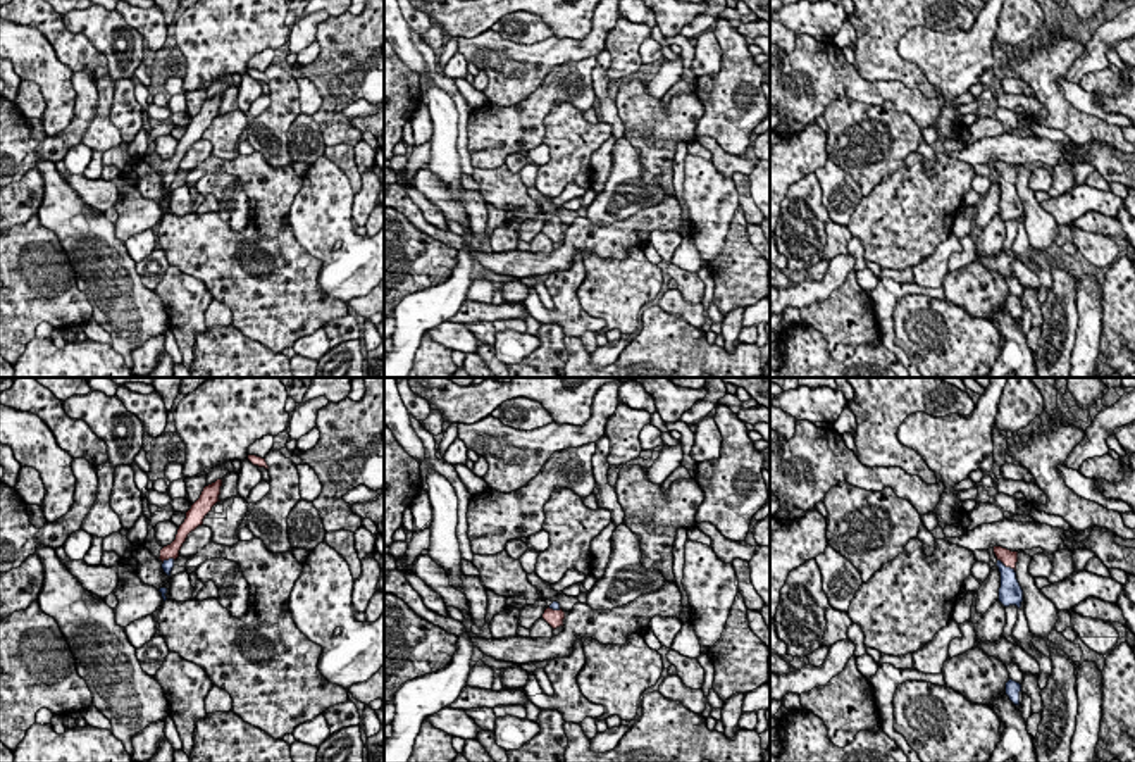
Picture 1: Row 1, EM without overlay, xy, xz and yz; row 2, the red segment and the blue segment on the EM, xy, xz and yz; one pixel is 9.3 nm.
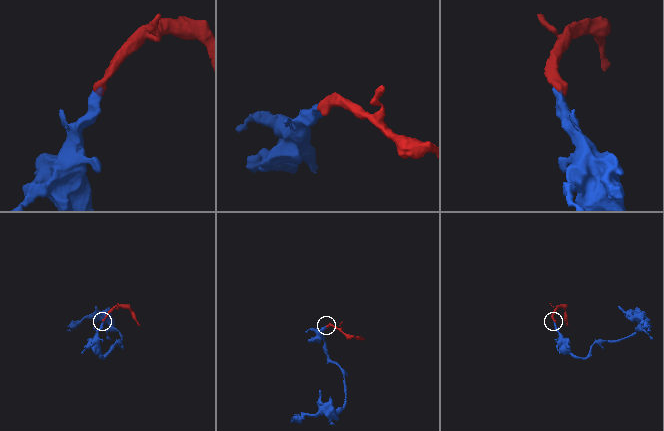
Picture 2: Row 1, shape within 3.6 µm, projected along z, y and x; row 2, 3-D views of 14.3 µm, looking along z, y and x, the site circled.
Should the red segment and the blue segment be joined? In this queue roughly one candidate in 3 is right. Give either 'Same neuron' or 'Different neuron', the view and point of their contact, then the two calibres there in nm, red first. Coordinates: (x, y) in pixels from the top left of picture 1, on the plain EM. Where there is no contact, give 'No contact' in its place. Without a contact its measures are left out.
Same neuron. Touches red at yz (1006, 180). Thickness 140 nm (red) against 220 nm

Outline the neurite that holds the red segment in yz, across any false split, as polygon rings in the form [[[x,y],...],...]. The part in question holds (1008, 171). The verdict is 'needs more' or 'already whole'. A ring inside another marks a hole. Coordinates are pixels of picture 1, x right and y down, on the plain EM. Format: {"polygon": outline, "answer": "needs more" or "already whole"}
{"polygon": [[[994,160],[994,167],[997,171],[997,181],[1001,186],[1001,202],[999,202],[999,215],[1004,221],[1016,219],[1021,221],[1023,203],[1016,193],[1016,176],[1018,166],[1011,166],[1002,160]]], "answer": "needs more"}

